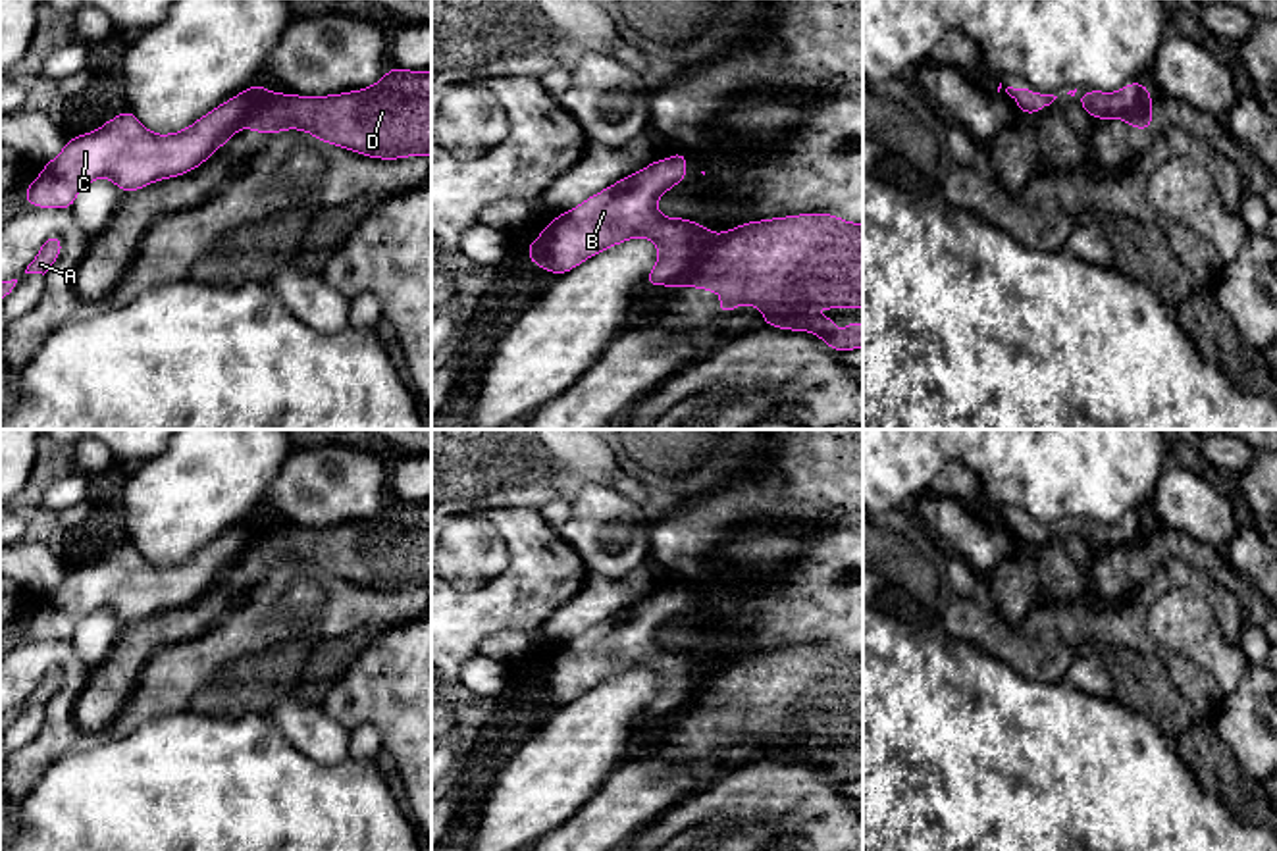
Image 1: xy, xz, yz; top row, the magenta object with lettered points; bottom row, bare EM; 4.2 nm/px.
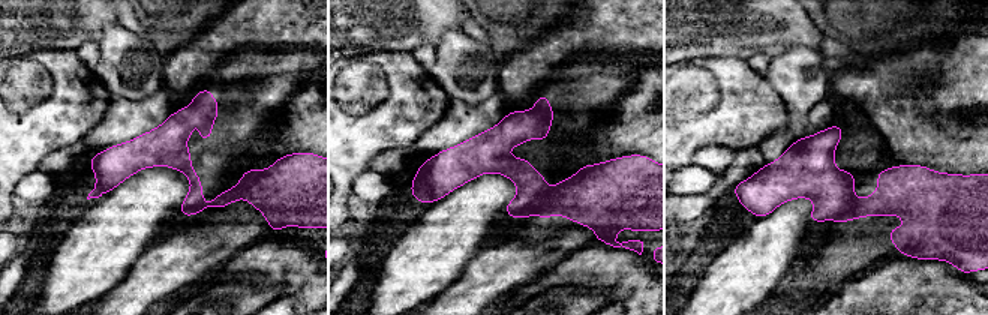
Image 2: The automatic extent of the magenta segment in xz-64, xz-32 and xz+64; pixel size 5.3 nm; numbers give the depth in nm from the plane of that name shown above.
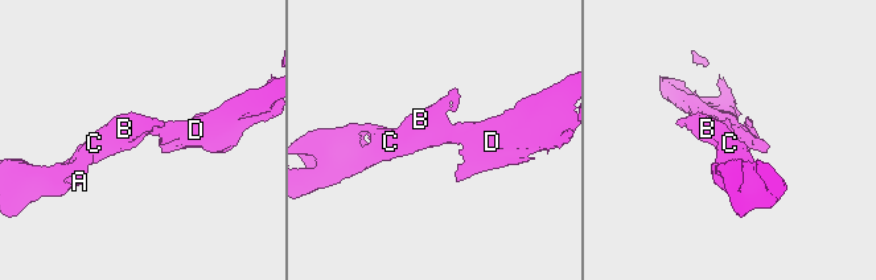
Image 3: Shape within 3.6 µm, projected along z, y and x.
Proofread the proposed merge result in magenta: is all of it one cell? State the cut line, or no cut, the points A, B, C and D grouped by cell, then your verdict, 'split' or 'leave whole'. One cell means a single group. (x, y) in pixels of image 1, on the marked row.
cut xz (711, 237), (694, 262), (684, 285); groups A B C / D; split

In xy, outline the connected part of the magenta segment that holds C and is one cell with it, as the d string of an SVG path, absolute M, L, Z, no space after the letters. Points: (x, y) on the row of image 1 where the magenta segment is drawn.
M256 81L187 129L169 135L154 135L125 108L96 131L69 137L64 150L27 185L23 200L35 208L71 210L79 191L100 177L112 179L121 193L131 193L187 175L222 148L270 94Z

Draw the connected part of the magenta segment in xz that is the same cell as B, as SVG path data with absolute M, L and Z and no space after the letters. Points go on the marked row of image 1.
M678 150L555 216L526 246L528 260L560 277L618 243L645 237L659 246L659 260L643 285L686 287L693 262L711 241L711 229L657 212L657 198L688 179L686 162L688 152Z

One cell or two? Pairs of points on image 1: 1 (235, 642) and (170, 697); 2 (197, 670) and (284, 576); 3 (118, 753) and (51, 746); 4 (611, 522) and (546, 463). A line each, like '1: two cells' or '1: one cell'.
1: one cell
2: one cell
3: two cells
4: two cells

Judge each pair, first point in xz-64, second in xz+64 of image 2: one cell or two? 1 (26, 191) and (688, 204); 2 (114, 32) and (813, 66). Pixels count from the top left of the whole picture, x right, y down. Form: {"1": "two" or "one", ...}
{"1": "two", "2": "one"}

